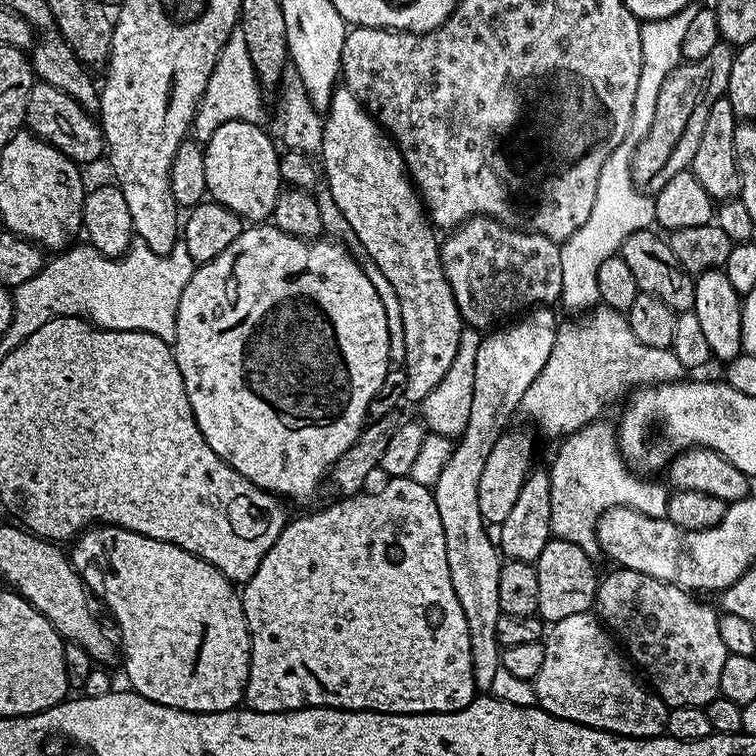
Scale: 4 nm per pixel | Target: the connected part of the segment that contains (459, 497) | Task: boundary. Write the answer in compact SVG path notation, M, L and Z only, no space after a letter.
M538 306L525 313L519 320L506 328L499 327L487 333L477 343L474 360L474 382L472 383L470 410L467 412L466 426L460 433L451 455L440 471L436 483L432 486L435 506L438 508L438 516L441 519L442 530L446 539L446 560L450 567L451 585L454 588L455 597L460 602L462 612L469 632L473 672L477 676L491 676L500 672L500 637L497 634L498 618L502 615L501 603L498 599L499 583L501 577L502 558L495 544L487 532L488 526L481 516L478 505L478 482L481 481L482 472L485 470L486 460L490 450L500 440L512 414L520 408L520 402L525 396L530 383L541 373L541 370L549 361L550 353L556 341L558 319L546 306Z

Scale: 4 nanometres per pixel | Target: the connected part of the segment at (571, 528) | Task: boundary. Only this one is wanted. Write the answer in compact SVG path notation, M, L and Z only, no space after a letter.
M585 423L584 427L563 437L550 469L552 536L582 546L590 557L600 552L600 543L596 540L596 521L602 513L609 508L629 508L662 520L667 517L670 499L669 489L663 483L651 484L648 481L651 479L641 478L628 467L620 455L617 429L613 425L611 428L608 424L600 423Z

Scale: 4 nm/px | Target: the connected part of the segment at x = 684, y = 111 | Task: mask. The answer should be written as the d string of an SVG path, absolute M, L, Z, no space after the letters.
M721 42L706 54L706 58L691 62L681 62L676 69L665 78L664 84L658 93L657 106L654 109L654 122L638 146L637 153L632 160L632 179L637 185L646 186L668 163L680 144L680 139L688 132L688 123L696 112L696 103L700 100L700 92L704 92L713 84L716 90L727 89L732 58L734 52L729 45Z

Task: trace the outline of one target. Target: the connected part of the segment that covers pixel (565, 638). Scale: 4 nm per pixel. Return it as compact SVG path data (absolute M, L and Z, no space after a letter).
M592 612L574 614L571 618L555 621L547 629L546 636L542 670L538 670L534 681L536 704L539 707L552 716L563 720L573 720L576 724L591 725L591 727L600 728L604 732L611 732L618 736L647 738L659 736L664 732L668 721L668 705L656 695L655 691L649 690L643 683L640 685L632 677L633 669L630 667L629 661L622 655L617 641Z

